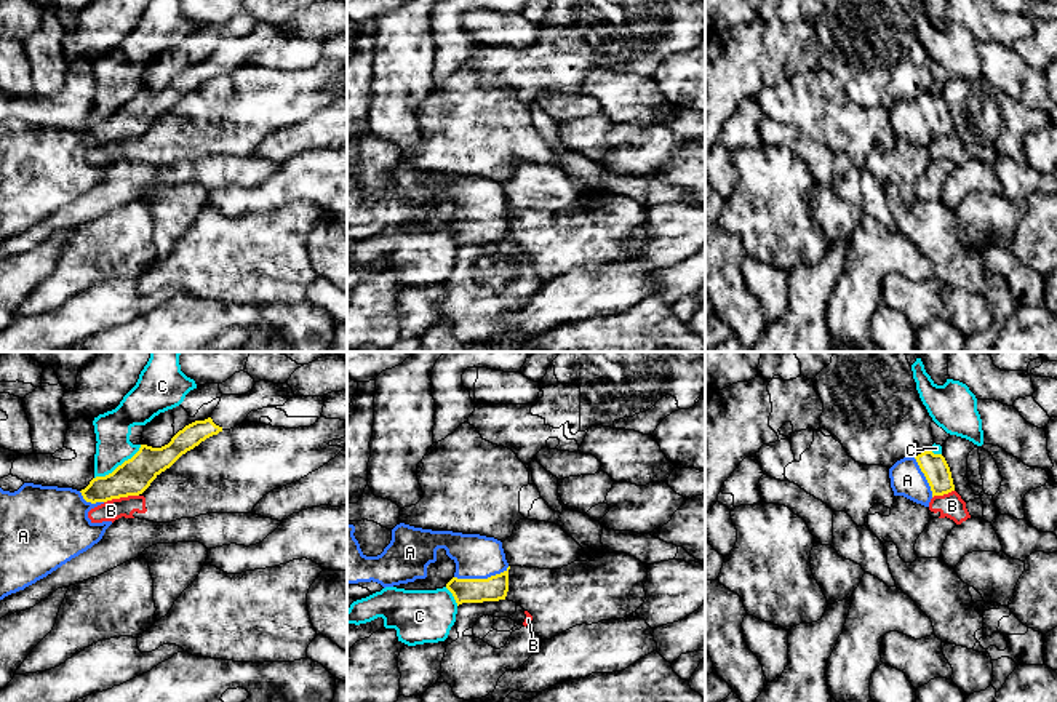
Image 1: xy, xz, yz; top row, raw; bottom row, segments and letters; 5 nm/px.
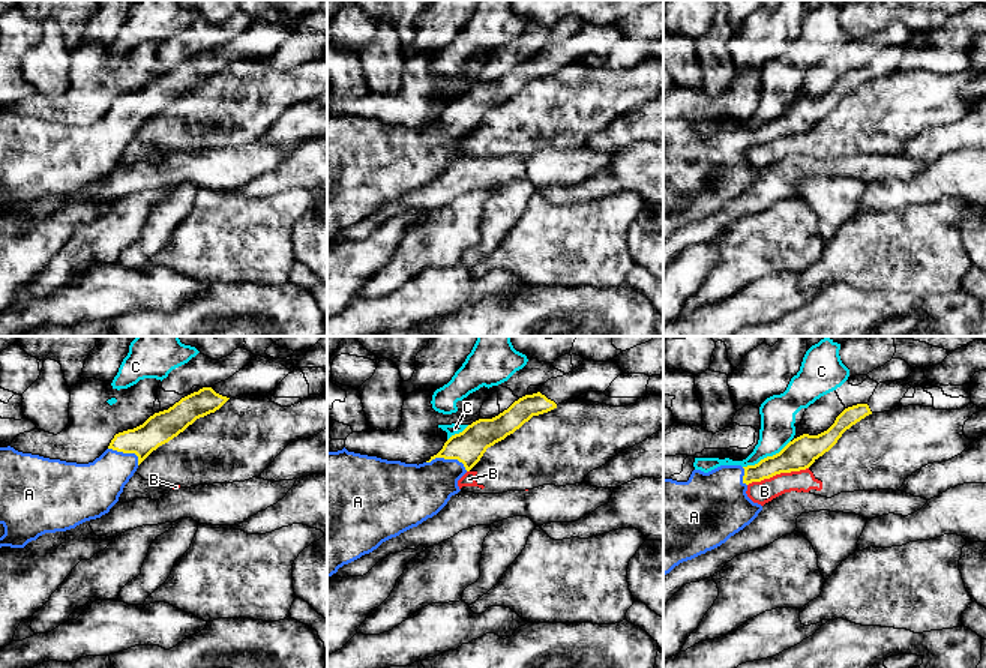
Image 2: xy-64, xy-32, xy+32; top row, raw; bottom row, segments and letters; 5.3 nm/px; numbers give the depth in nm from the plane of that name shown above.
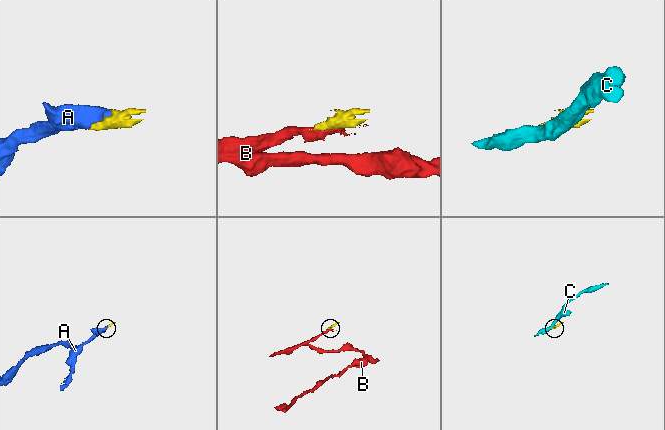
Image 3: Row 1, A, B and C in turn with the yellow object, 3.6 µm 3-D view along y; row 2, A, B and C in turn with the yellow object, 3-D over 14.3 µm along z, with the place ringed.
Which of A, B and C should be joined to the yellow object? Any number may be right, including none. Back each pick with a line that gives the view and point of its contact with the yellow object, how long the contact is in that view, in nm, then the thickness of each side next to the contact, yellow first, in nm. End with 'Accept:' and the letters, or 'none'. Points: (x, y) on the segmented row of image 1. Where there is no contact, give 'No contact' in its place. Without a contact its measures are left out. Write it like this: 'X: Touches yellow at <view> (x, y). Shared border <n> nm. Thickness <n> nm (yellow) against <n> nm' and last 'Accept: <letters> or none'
A: Touches yellow at xz (482, 579). Shared border 280 nm. Thickness 130 nm (yellow) against 220 nm
Accept: A

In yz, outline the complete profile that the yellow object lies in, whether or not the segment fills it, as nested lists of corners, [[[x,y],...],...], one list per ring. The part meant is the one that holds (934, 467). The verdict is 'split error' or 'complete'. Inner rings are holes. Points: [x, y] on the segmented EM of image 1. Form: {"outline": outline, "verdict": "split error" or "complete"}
{"outline": [[[932,451],[897,461],[889,469],[889,478],[894,496],[903,496],[924,507],[929,507],[934,496],[955,491],[945,457]]], "verdict": "split error"}

